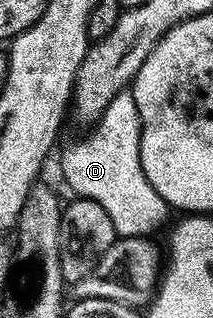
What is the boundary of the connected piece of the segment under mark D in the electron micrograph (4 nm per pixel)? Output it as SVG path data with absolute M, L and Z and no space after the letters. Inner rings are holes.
M130 90L119 92L94 124L93 133L73 143L61 155L61 175L78 198L95 201L106 210L120 238L148 236L169 213L165 199L156 193L143 173L142 119Z

